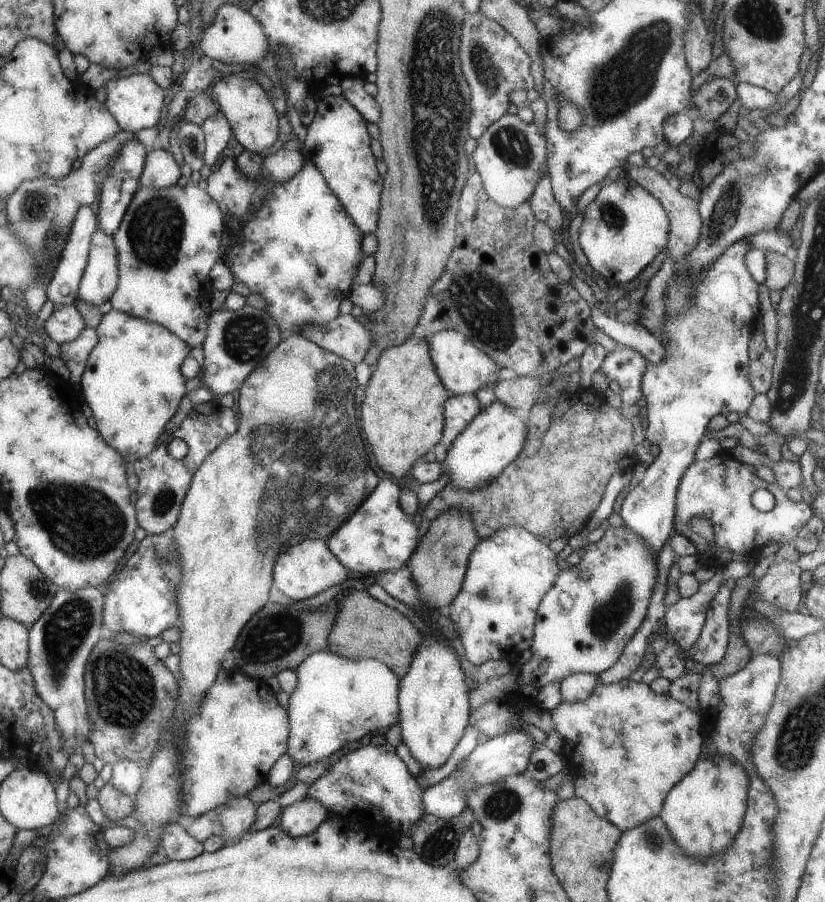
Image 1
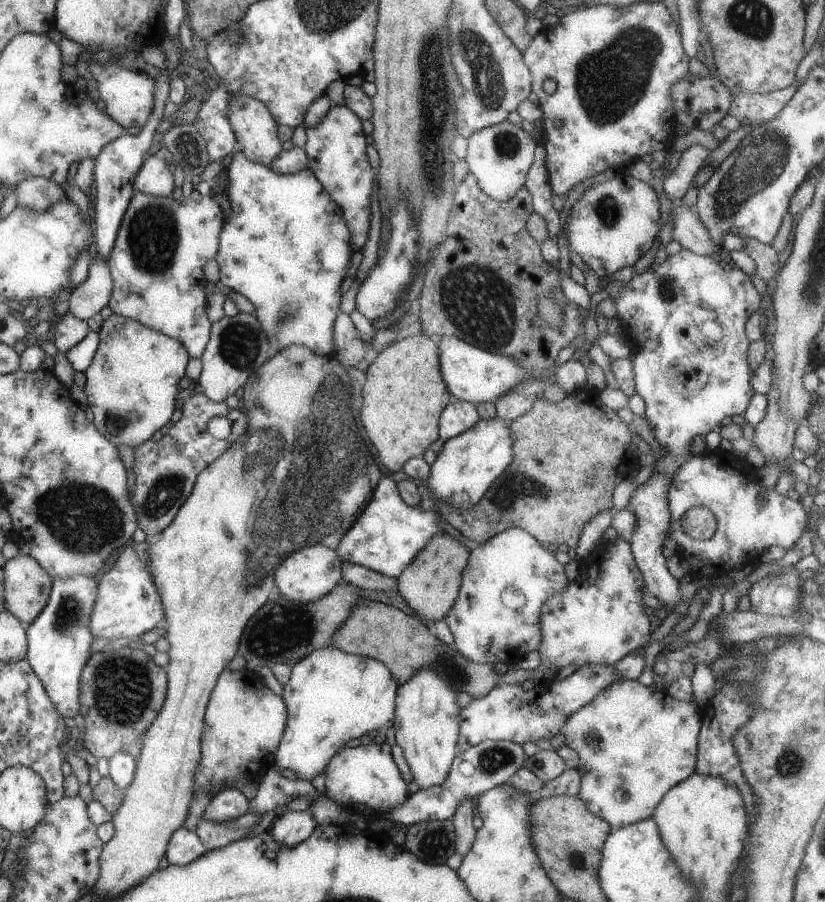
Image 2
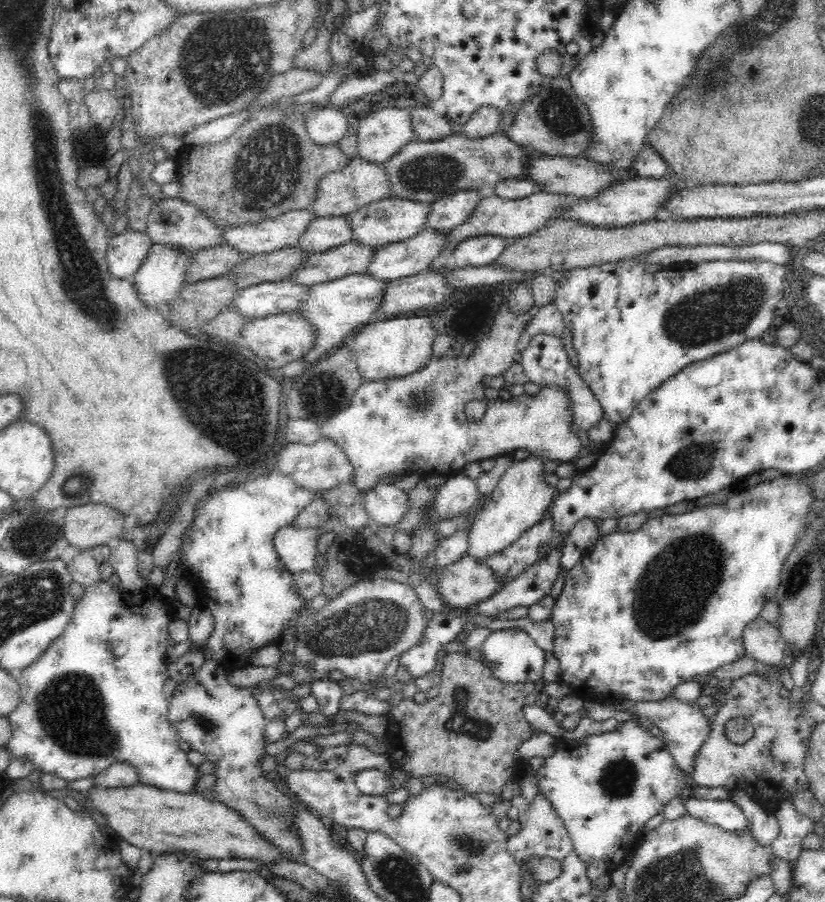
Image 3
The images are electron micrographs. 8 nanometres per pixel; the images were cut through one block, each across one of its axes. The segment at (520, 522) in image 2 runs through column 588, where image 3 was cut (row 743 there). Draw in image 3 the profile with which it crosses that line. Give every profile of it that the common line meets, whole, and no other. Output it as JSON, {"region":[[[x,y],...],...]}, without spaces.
{"region":[[[464,652],[447,653],[439,661],[437,675],[440,679],[439,692],[430,700],[420,695],[404,699],[393,711],[392,718],[400,727],[400,740],[404,748],[402,769],[412,777],[422,779],[425,776],[444,776],[451,785],[465,794],[475,797],[478,793],[496,795],[502,801],[502,788],[508,780],[516,778],[518,746],[535,736],[532,725],[523,714],[522,706],[527,696],[539,693],[535,684],[503,684],[495,680],[491,670],[481,661],[474,660]]]}

